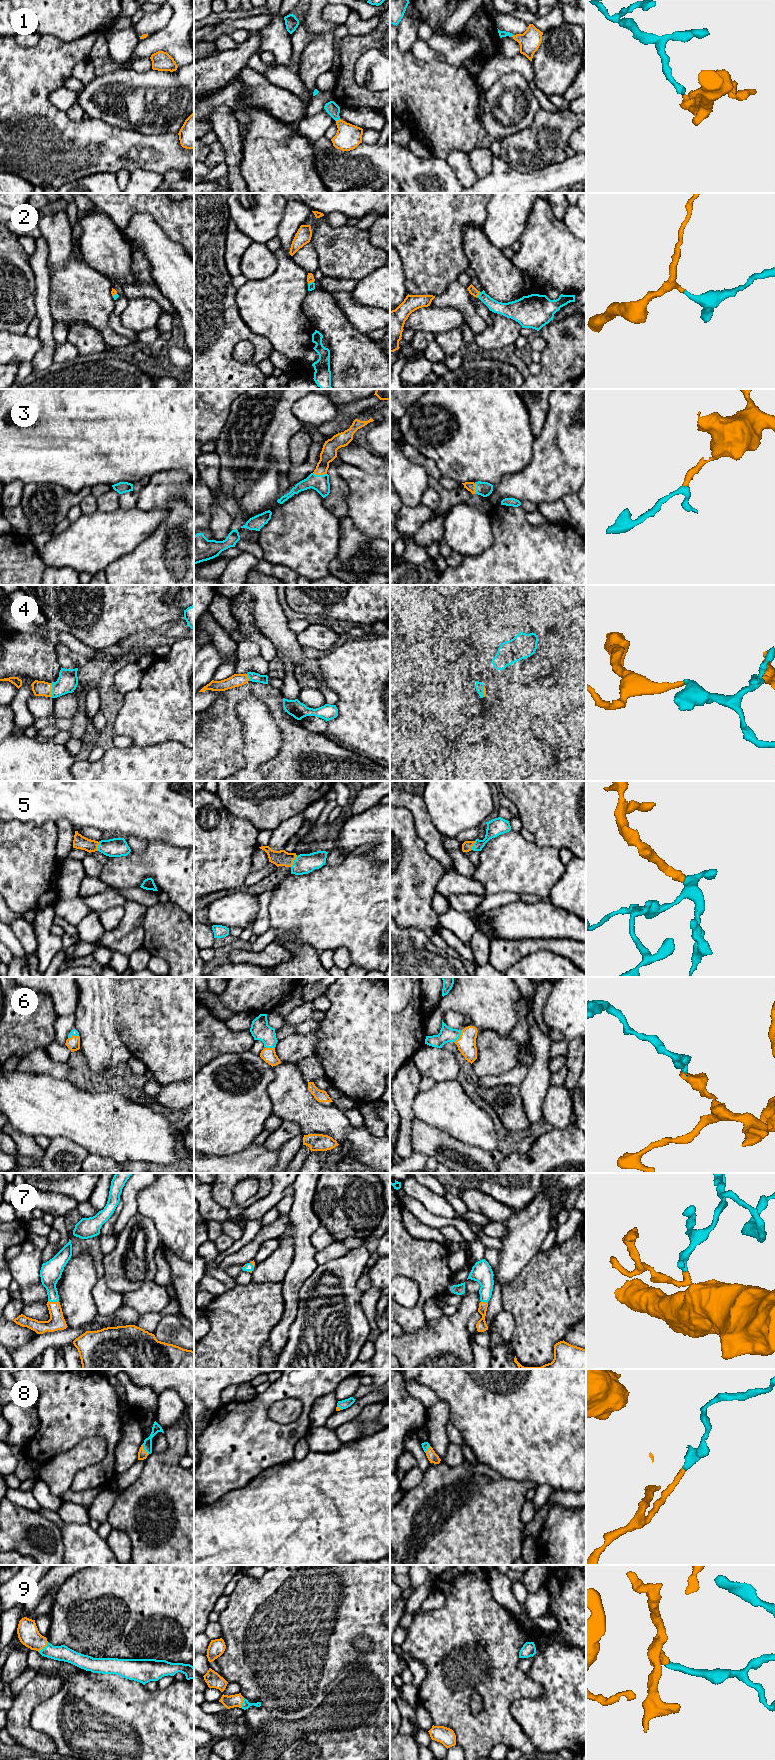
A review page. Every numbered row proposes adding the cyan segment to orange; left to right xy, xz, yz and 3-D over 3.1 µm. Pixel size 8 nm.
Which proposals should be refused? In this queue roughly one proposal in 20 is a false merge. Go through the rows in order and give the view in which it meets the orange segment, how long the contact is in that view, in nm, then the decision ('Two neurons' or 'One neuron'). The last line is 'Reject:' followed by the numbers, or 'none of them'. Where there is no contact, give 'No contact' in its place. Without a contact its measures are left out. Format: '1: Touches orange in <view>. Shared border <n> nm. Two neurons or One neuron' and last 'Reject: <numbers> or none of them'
1: Touches orange in xz. Shared border 40 nm. One neuron
2: Touches orange in yz. Shared border 50 nm. One neuron
3: Touches orange in xz. Shared border 110 nm. One neuron
4: Touches orange in xy. Shared border 110 nm. One neuron
5: Touches orange in xz. Shared border 110 nm. One neuron
6: Touches orange in yz. Shared border 120 nm. One neuron
7: Touches orange in xy. Shared border 90 nm. One neuron
8: Touches orange in xy. Shared border 100 nm. One neuron
9: Touches orange in xy. Shared border 120 nm. One neuron
Reject: none of them

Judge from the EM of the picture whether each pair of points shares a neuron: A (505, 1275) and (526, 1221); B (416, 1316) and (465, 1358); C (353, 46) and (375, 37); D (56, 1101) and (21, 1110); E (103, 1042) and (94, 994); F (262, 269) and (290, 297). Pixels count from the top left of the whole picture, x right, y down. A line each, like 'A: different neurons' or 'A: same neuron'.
A: same neuron
B: different neurons
C: same neuron
D: same neuron
E: same neuron
F: different neurons

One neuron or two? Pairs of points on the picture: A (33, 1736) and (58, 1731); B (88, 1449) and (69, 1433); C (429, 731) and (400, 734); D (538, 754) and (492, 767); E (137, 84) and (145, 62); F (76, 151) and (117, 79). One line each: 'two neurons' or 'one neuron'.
A: two neurons
B: two neurons
C: two neurons
D: two neurons
E: two neurons
F: two neurons

